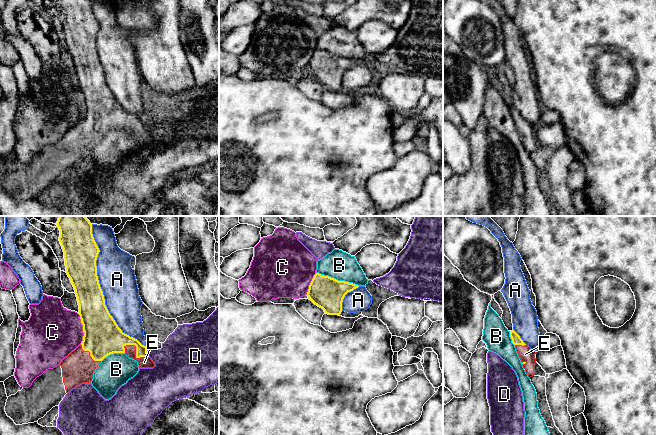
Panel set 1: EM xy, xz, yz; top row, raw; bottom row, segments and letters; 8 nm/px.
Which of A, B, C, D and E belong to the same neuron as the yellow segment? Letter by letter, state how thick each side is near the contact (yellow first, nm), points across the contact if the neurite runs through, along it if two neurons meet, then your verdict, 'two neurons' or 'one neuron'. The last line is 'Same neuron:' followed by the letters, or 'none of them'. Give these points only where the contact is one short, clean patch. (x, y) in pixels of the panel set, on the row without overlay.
A: 240 nm thick on the yellow side, 300 nm on the other; two neurons
B: 260 nm thick on the yellow side, 220 nm on the other; two neurons
C: 300 nm thick on the yellow side, 440 nm on the other; two neurons
D: 150 nm thick on the yellow side, 320 nm on the other; two neurons
E: 240 nm thick on the yellow side, 100 nm on the other; one neuron
Same neuron: E

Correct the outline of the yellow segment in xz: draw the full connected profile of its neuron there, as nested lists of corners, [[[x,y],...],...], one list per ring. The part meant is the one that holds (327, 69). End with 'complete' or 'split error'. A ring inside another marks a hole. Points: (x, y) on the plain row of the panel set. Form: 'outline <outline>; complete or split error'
outline [[[316,49],[309,61],[307,72],[326,90],[340,92],[345,71],[358,63],[353,59]]]; complete

